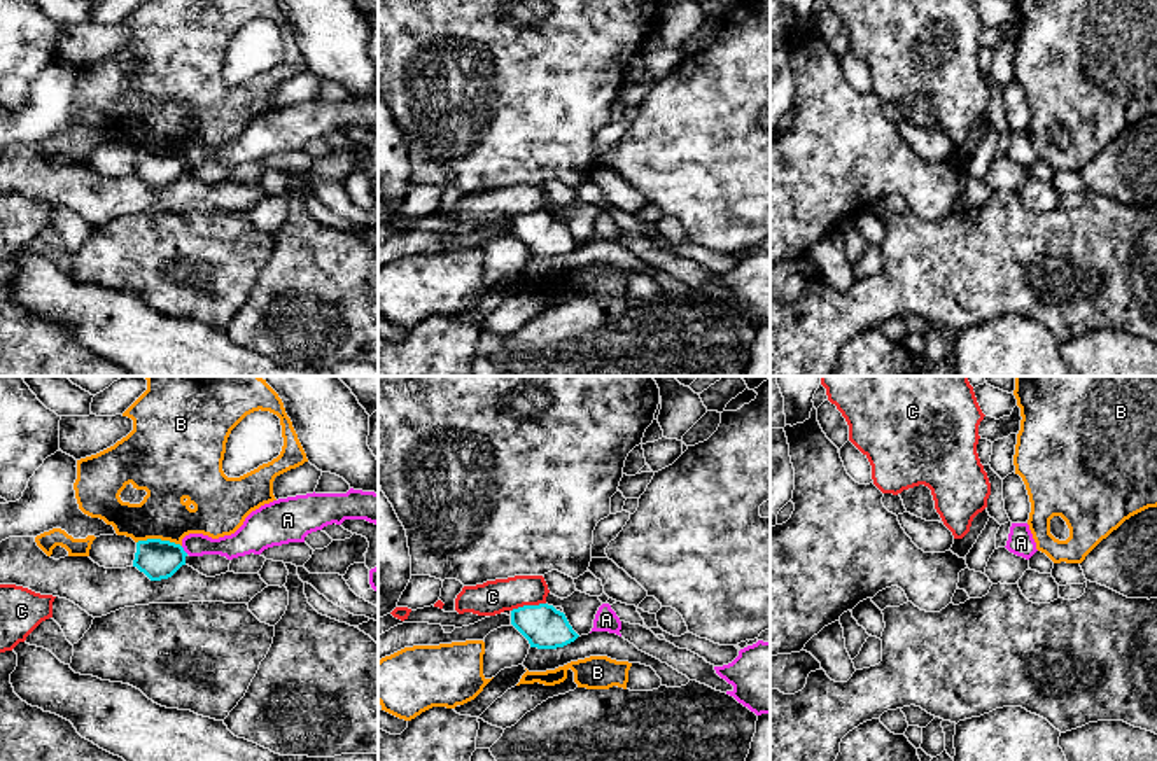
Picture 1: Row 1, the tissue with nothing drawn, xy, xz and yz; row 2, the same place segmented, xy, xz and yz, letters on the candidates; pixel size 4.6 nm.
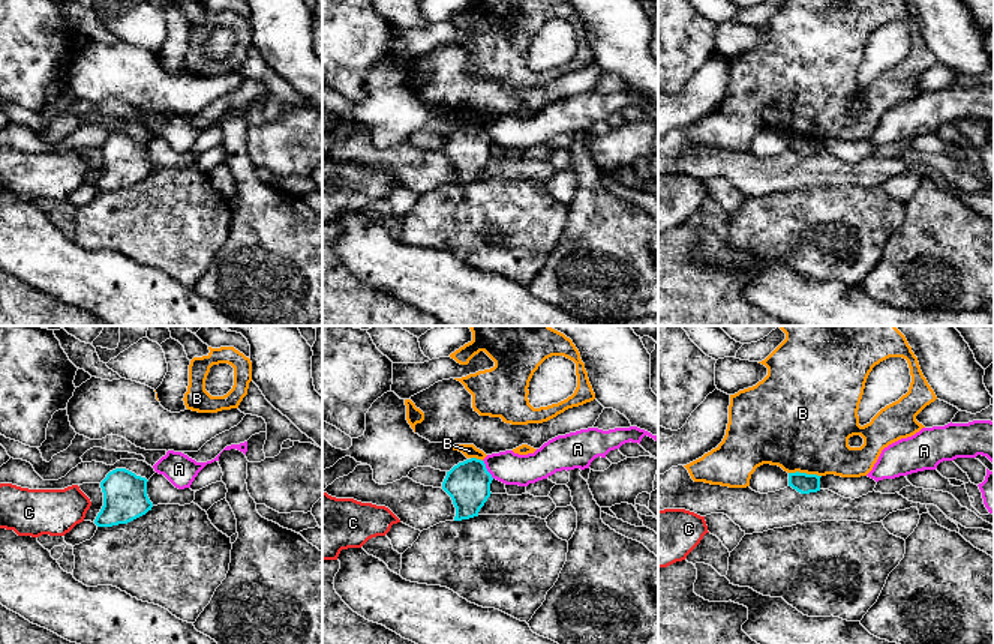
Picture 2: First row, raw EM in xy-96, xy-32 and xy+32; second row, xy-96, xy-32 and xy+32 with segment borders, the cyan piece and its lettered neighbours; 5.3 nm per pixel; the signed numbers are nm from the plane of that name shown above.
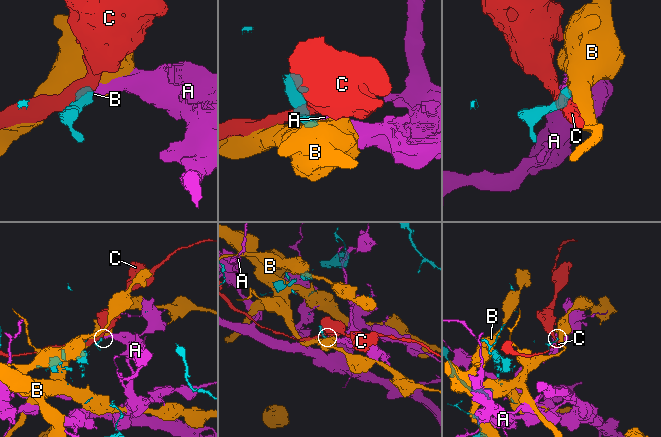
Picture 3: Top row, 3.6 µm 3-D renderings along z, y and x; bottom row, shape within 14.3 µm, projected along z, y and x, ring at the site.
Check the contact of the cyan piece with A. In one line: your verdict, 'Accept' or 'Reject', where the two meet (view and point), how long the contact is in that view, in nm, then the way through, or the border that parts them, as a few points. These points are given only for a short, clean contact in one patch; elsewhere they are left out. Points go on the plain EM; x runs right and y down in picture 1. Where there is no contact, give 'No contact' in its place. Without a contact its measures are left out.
Reject. Touches cyan at xy (182, 158). Shared border 50 nm. Boundary: xy (181, 154), (188, 161)

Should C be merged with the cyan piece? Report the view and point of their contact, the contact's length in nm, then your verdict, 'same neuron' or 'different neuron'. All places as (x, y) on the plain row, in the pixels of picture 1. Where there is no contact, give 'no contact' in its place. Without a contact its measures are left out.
xz (527, 214) | 170 nm | different neuron

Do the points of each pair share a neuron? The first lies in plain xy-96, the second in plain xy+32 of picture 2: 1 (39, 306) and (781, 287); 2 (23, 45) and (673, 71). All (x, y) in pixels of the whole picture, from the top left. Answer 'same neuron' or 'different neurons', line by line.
1: different neurons
2: same neuron

